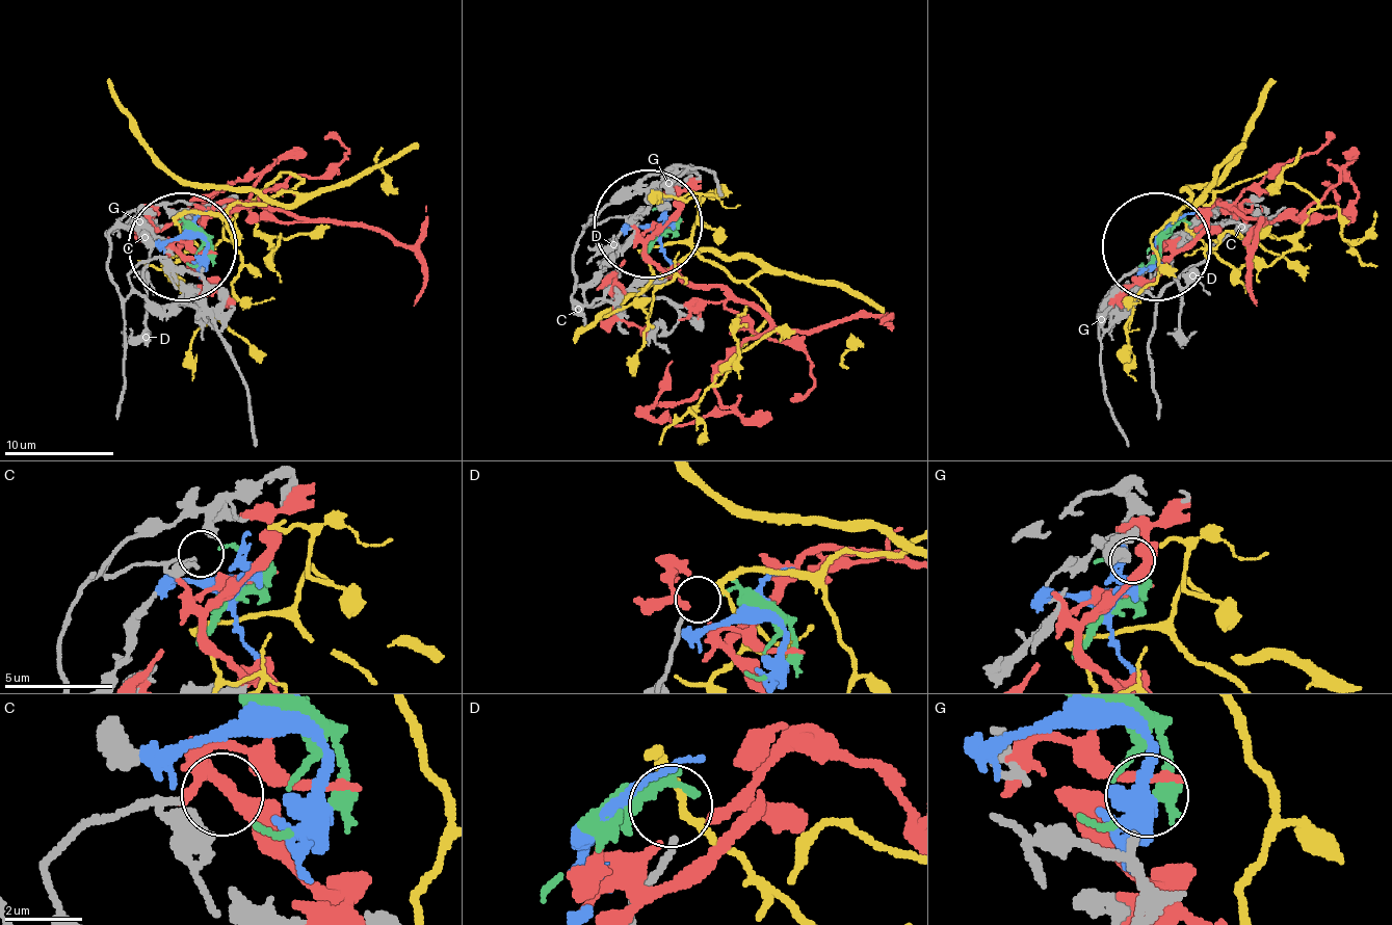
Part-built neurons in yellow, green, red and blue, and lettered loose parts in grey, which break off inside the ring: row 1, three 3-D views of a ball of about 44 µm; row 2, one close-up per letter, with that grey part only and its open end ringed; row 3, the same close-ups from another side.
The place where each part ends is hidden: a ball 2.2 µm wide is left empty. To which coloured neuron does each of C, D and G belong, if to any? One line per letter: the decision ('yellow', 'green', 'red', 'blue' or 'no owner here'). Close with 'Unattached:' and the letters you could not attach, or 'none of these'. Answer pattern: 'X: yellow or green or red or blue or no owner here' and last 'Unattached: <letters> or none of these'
C: green
D: yellow
G: no owner here
Unattached: G

